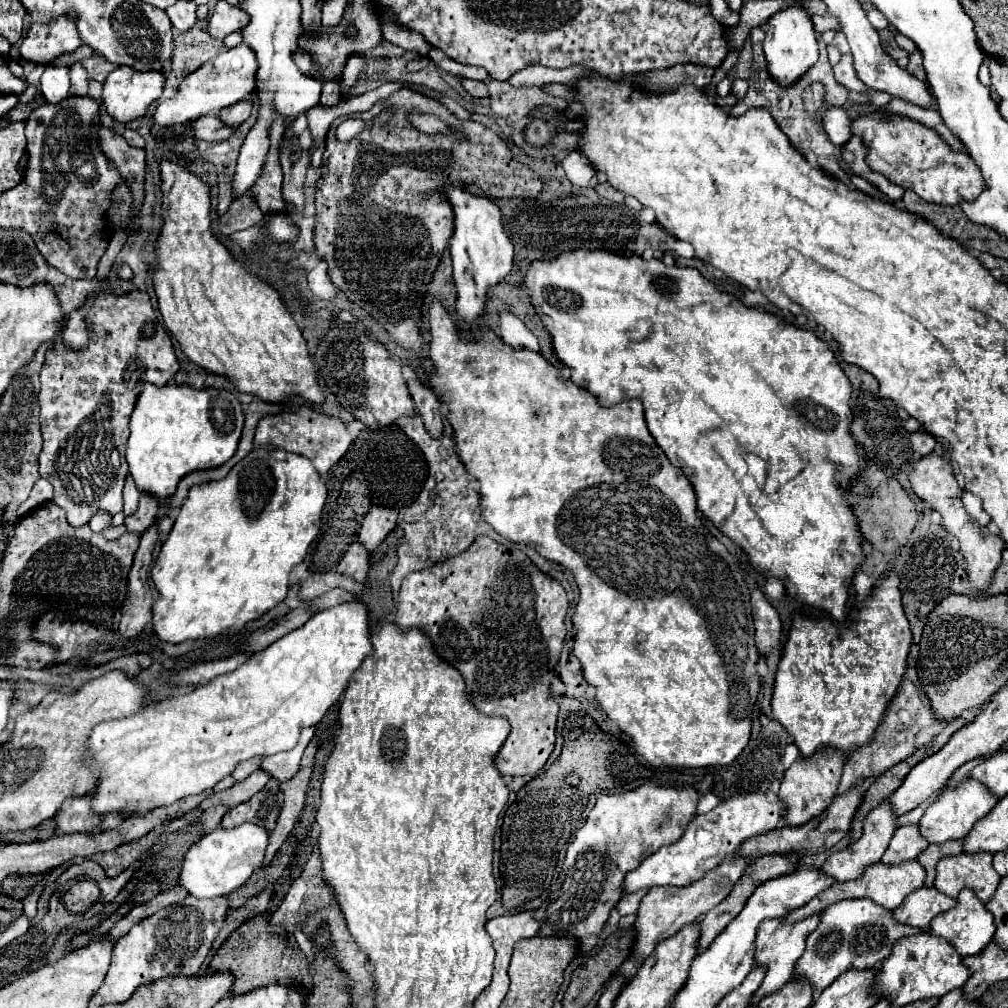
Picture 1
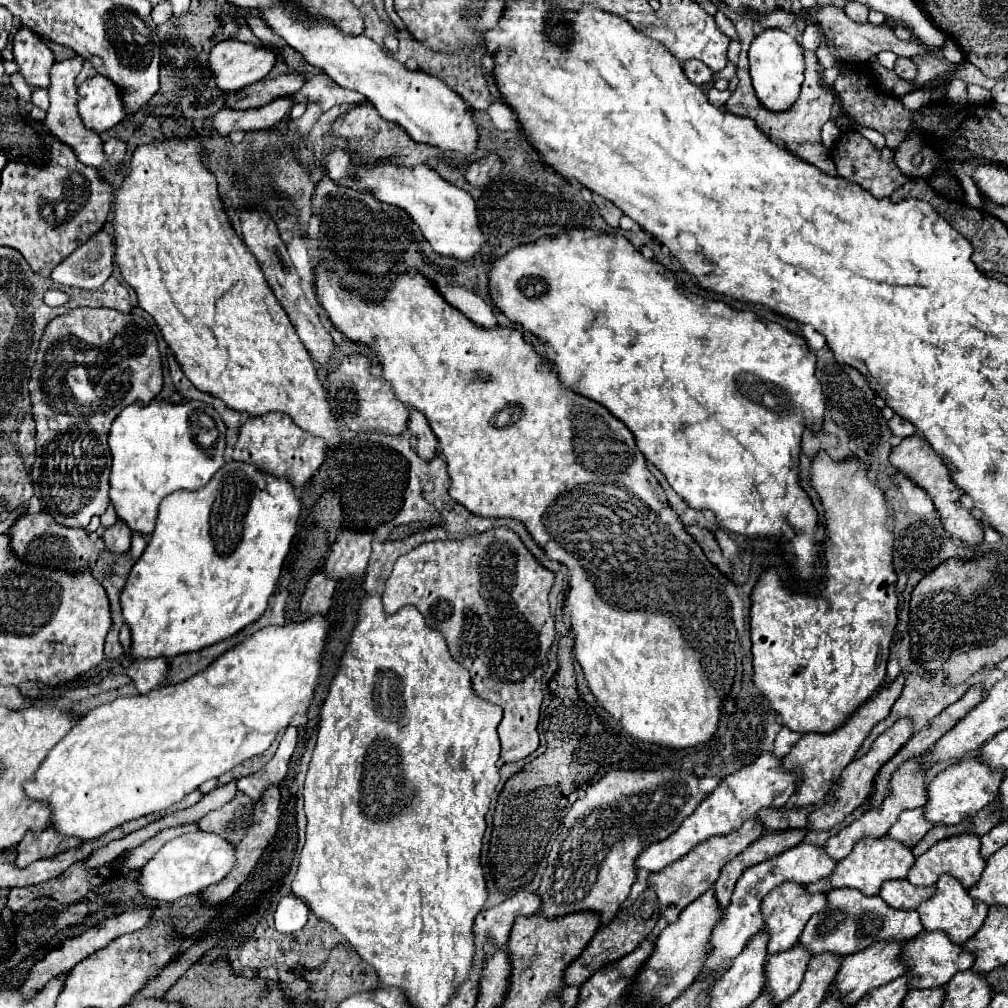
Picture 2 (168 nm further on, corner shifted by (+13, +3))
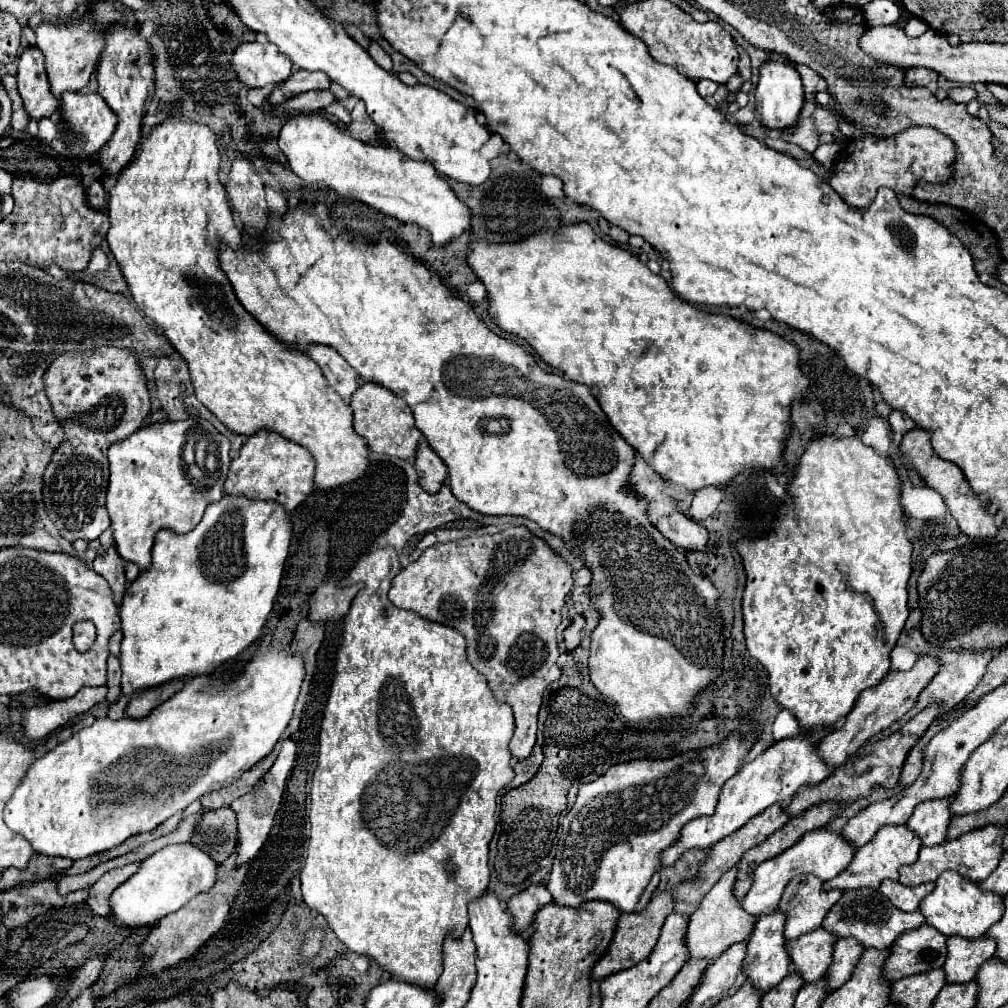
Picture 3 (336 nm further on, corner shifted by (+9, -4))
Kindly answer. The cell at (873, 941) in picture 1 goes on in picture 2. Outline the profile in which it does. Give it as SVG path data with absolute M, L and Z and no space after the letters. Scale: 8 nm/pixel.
M839 888L827 892L827 906L809 918L803 934L799 936L799 944L805 946L811 956L827 952L833 956L849 956L873 946L875 942L905 942L919 932L923 932L923 926L915 910L893 910L881 898L865 898L859 890Z

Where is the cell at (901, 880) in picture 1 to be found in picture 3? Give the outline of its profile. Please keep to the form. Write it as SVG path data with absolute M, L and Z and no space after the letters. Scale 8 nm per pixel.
M885 825L881 831L877 831L877 835L869 843L857 849L853 861L843 873L825 883L825 889L861 889L861 887L877 889L883 879L897 881L899 867L915 863L919 849L921 849L921 839L913 829L909 829L907 825Z

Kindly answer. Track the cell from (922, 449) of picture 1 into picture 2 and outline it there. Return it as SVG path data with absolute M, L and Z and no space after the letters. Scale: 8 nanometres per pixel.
M893 416L893 418L889 420L889 428L891 428L891 432L893 432L895 436L899 436L899 438L909 438L909 436L915 434L915 428L911 426L911 422L907 422L907 420L901 418L901 416Z

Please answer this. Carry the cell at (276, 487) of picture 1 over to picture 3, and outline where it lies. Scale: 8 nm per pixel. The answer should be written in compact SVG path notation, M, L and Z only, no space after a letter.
M225 495L217 505L209 505L197 529L185 533L185 537L159 531L153 545L153 565L129 585L121 605L123 641L119 661L123 669L123 695L159 687L175 679L209 677L223 663L235 661L263 631L279 591L289 543L291 521L281 505L231 495Z

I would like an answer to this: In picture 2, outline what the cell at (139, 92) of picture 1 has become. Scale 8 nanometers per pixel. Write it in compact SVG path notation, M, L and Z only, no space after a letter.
M101 74L81 82L77 94L83 124L93 132L101 134L127 118L123 90Z

